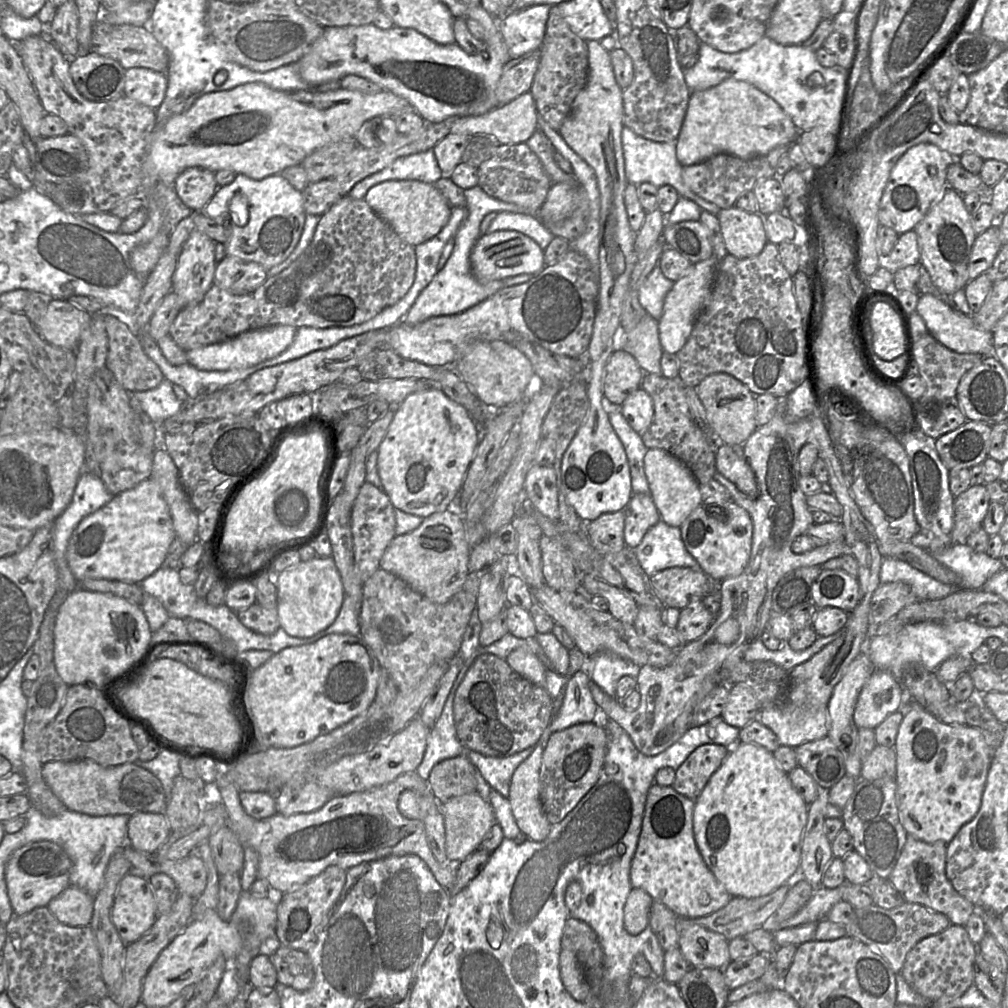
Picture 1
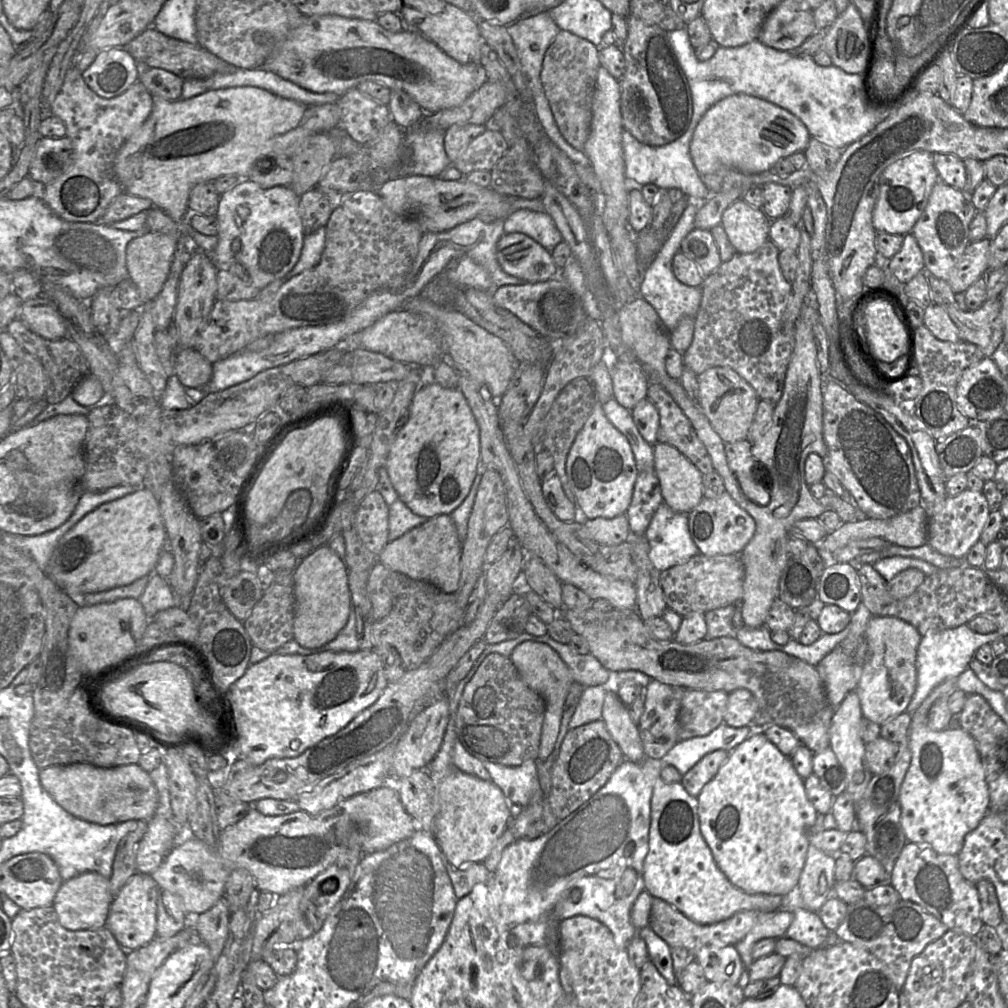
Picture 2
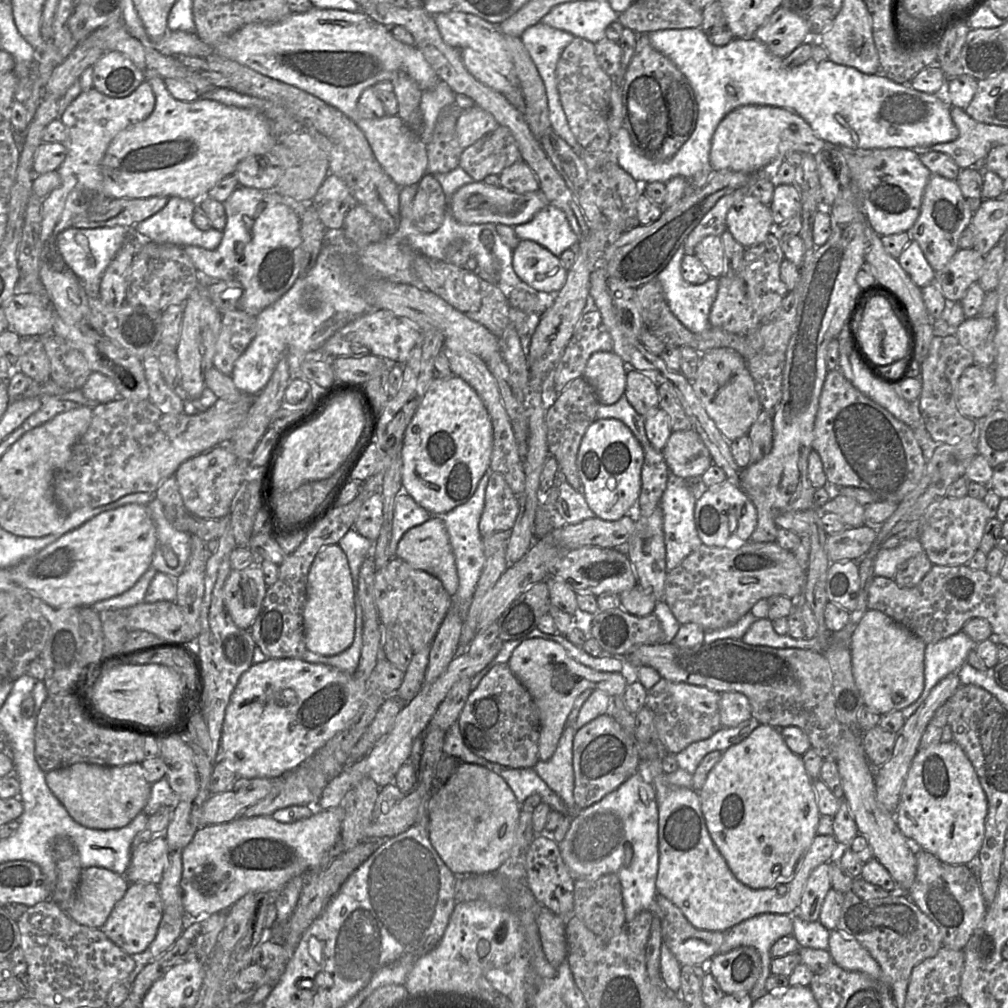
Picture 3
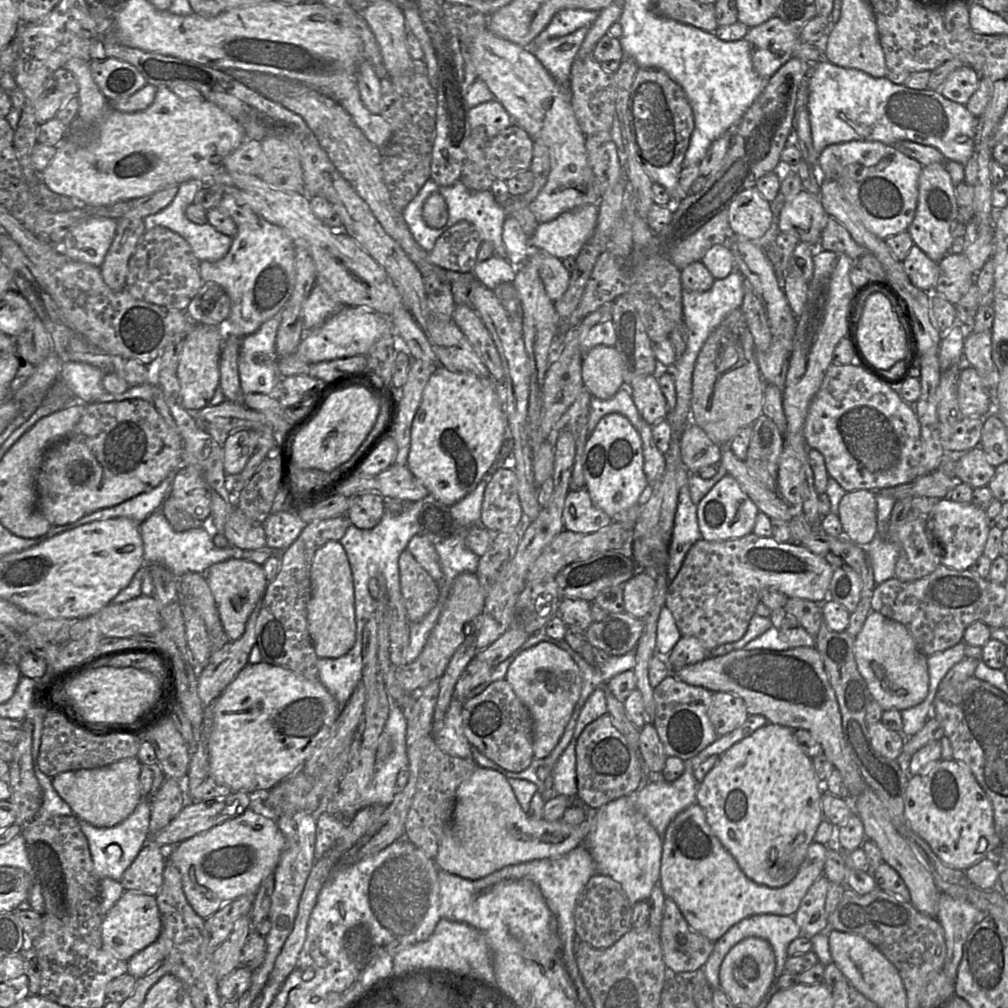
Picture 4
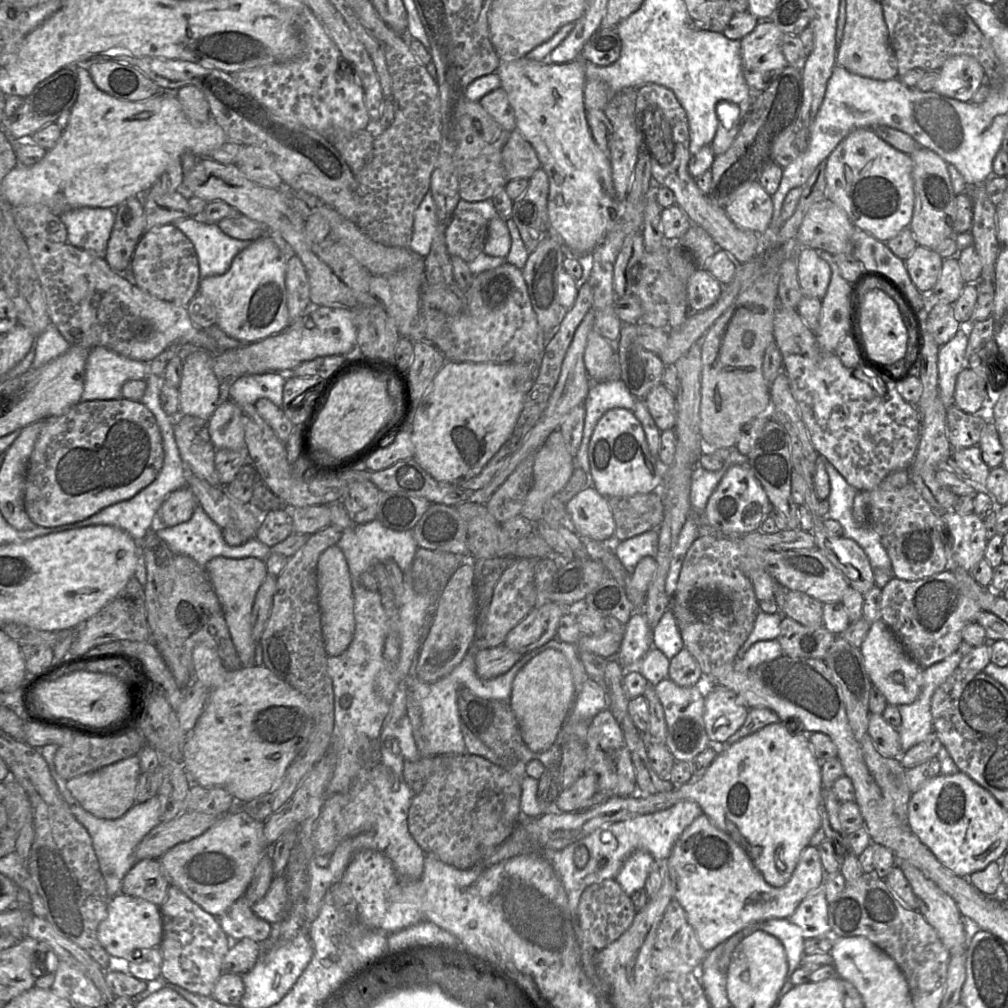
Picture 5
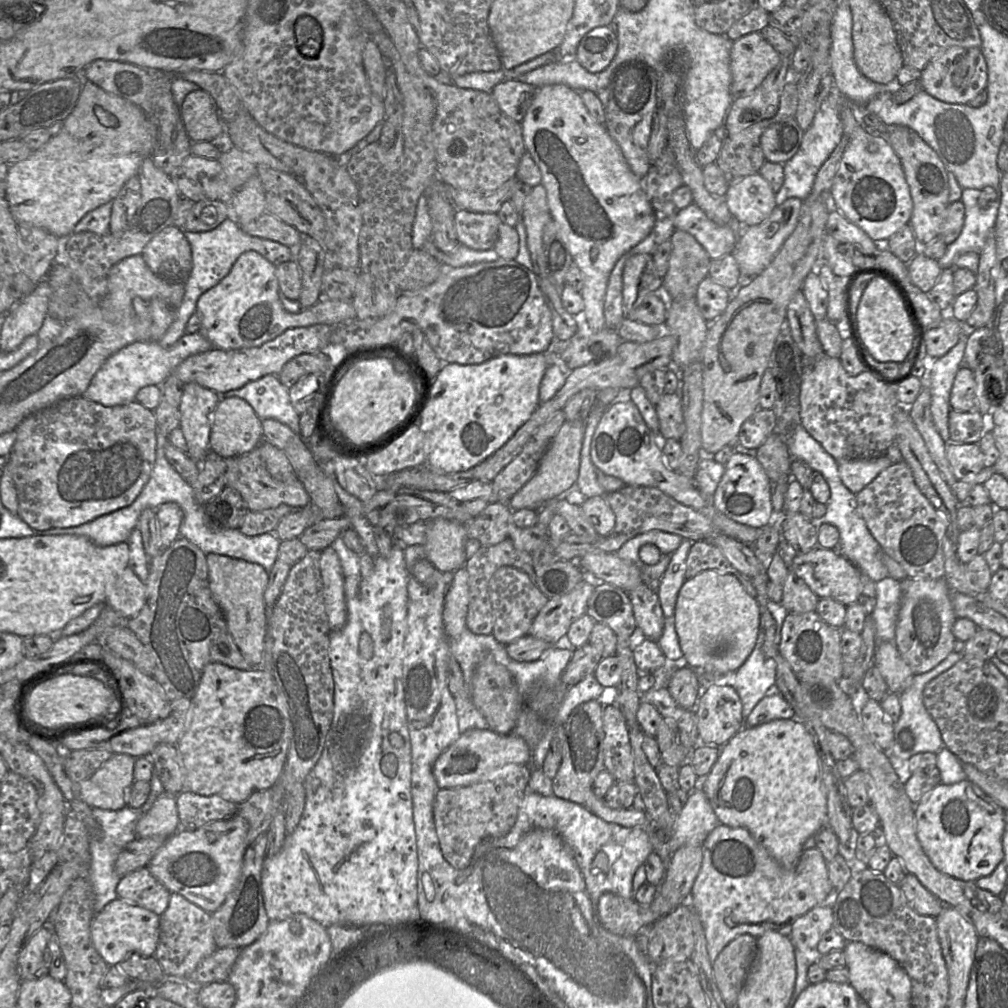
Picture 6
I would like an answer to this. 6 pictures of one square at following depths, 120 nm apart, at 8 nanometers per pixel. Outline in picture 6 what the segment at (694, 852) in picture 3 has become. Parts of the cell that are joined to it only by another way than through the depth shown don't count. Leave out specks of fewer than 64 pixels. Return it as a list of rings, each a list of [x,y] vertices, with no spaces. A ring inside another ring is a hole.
[[[721,823],[706,837],[702,850],[701,868],[690,894],[686,896],[686,906],[693,907],[700,917],[711,963],[729,942],[741,934],[758,938],[766,931],[778,931],[790,937],[796,918],[822,904],[834,890],[828,878],[827,862],[816,847],[803,850],[795,867],[785,869],[746,829],[731,828]]]

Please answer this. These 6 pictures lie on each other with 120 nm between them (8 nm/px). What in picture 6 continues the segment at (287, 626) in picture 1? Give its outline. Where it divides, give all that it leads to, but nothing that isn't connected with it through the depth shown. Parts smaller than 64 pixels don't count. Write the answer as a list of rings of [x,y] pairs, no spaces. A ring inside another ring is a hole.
[[[331,546],[321,551],[320,572],[329,627],[331,631],[339,630],[347,621],[344,575],[339,557]]]

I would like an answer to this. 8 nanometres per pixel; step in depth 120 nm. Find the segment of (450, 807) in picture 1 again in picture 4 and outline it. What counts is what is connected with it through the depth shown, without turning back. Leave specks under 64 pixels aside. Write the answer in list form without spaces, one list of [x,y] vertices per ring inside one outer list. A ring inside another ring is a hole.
[[[478,767],[456,791],[452,821],[434,860],[440,870],[477,880],[505,866],[562,856],[583,844],[591,827],[591,815],[579,825],[561,819],[531,819],[521,808],[506,776],[493,769]]]

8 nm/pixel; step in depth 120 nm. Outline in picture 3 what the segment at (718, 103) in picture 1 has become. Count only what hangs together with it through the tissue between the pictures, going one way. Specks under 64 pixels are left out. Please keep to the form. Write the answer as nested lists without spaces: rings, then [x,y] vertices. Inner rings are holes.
[[[745,105],[728,113],[717,126],[711,142],[709,164],[714,172],[731,170],[755,174],[764,168],[776,168],[790,151],[815,155],[824,147],[825,141],[819,139],[810,126],[795,112],[770,106]]]

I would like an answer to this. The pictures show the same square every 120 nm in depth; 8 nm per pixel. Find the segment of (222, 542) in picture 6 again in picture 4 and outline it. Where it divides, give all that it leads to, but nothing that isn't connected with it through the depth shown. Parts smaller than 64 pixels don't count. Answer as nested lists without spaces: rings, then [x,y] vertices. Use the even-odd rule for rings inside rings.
[[[161,510],[153,512],[139,526],[144,546],[145,565],[160,564],[176,577],[188,572],[205,574],[216,563],[231,558],[243,558],[244,550],[242,549],[233,546],[216,547],[212,539],[214,533],[210,528],[200,527],[184,532],[174,531]]]

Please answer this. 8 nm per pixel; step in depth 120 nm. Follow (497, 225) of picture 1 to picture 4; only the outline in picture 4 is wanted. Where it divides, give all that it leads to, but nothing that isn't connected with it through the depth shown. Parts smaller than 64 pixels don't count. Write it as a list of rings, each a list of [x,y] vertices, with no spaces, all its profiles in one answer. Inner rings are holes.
[[[595,204],[563,212],[552,221],[539,223],[528,243],[534,250],[559,259],[576,257],[591,238],[597,218],[598,206]]]

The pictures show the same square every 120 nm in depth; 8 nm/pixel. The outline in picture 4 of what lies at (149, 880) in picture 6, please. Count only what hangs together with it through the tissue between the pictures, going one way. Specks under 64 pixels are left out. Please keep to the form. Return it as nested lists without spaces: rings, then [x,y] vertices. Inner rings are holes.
[[[150,840],[139,851],[120,880],[124,890],[156,896],[163,882],[165,849]]]

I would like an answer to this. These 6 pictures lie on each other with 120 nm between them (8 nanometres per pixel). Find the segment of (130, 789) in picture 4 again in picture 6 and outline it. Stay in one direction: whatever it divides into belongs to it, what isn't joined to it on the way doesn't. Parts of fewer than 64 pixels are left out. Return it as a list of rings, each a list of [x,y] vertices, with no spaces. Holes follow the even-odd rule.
[[[113,754],[89,778],[78,783],[78,797],[91,808],[120,810],[126,807],[135,781],[135,761],[127,754]]]

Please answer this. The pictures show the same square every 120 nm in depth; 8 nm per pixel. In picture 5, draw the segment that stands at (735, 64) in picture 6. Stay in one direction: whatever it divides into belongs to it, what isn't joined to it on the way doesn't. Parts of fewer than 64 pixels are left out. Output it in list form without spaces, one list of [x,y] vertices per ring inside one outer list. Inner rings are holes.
[[[759,21],[755,28],[740,40],[740,52],[745,81],[753,94],[764,91],[786,66],[781,50],[783,32],[771,21]]]

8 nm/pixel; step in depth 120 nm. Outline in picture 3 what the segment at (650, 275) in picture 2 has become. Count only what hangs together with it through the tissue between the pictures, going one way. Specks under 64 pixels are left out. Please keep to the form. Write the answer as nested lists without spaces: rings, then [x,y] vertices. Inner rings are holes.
[[[684,244],[679,247],[667,266],[657,275],[667,304],[675,317],[691,332],[702,333],[711,328],[709,314],[718,290],[718,278],[710,278],[701,285],[685,281],[681,273],[681,262],[685,255]]]

